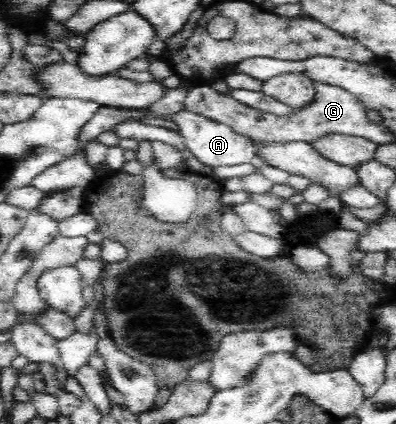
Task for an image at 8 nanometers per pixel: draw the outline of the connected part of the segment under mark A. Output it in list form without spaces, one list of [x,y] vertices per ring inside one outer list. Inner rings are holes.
[[[179,112],[173,118],[163,118],[173,120],[181,128],[180,134],[184,138],[184,143],[197,157],[197,159],[208,166],[241,166],[241,164],[252,164],[256,158],[254,146],[251,138],[239,134],[228,124],[221,124],[208,118],[203,118],[190,112]]]

